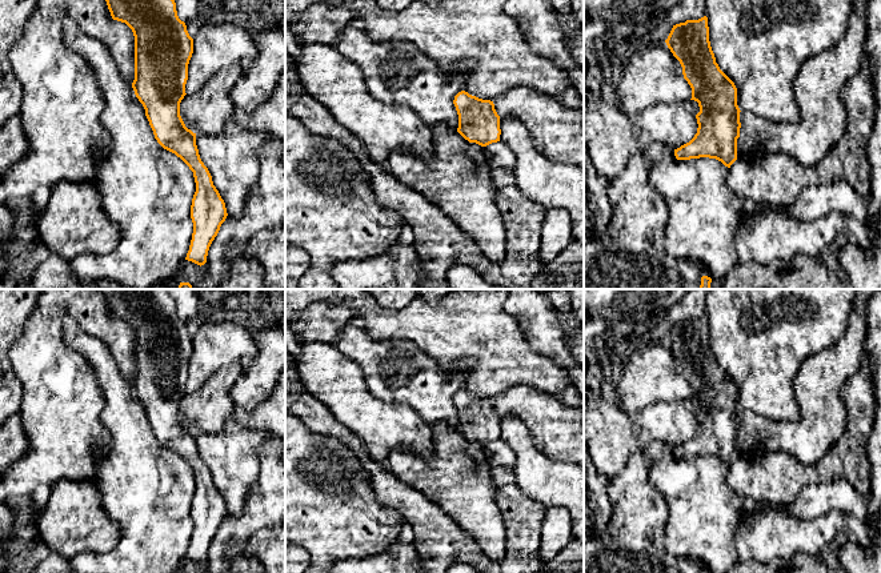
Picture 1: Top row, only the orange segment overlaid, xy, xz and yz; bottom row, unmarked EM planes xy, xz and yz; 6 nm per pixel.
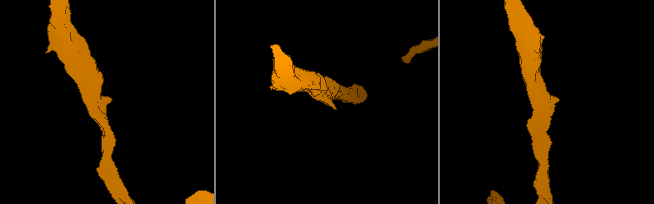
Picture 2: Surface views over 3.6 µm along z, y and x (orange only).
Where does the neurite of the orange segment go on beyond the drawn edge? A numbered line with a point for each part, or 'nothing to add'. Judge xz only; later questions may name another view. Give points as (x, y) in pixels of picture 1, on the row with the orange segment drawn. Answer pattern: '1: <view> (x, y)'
nothing to add

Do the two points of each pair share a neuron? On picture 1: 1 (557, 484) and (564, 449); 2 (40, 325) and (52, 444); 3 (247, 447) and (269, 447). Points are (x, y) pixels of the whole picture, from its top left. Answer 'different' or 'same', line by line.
1: different
2: same
3: different

